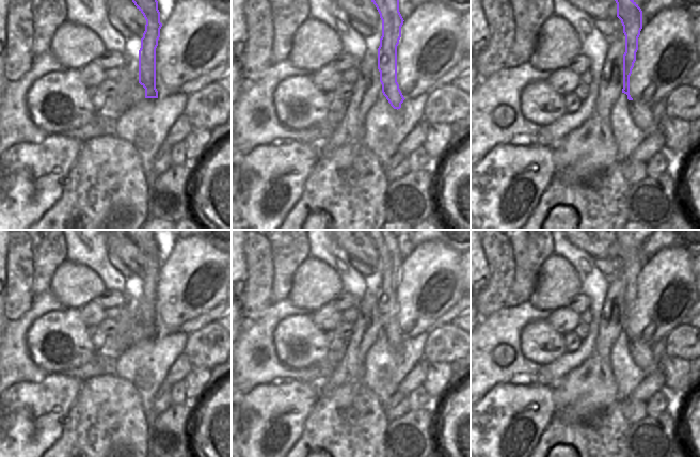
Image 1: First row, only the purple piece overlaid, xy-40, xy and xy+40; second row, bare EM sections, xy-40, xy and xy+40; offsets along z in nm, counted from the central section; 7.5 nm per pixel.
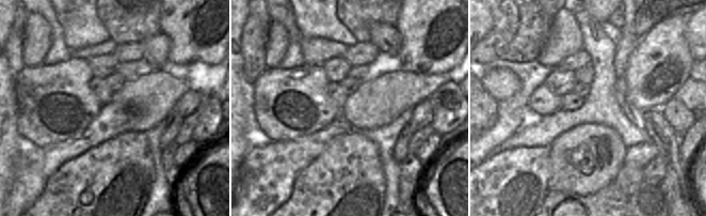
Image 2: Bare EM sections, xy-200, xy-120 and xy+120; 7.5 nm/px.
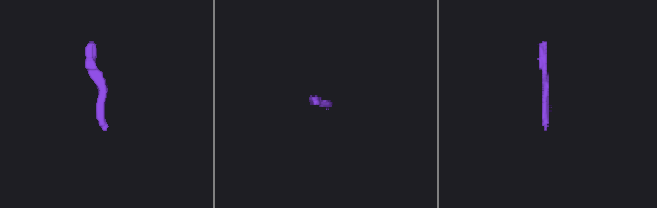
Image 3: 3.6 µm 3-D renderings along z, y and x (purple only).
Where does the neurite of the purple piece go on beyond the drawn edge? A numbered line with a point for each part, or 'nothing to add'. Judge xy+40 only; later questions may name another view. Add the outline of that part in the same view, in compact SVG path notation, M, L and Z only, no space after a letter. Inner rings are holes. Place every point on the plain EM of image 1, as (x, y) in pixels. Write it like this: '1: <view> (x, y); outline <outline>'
1: xy+40 (641, 352); outline M630 340L630 351L636 365L650 374L659 369L659 361L656 361L651 349L652 344L639 340Z

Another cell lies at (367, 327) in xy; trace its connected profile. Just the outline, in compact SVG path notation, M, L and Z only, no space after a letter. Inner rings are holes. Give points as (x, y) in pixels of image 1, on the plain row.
M376 271L372 278L365 278L367 289L356 306L359 317L354 322L354 332L345 346L346 351L339 364L323 382L317 384L319 391L349 382L363 382L365 356L382 331L378 309L380 278L379 271Z

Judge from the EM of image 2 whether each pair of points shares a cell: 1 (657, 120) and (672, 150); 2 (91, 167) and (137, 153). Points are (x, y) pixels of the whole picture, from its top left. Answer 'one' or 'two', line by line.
1: one
2: one

